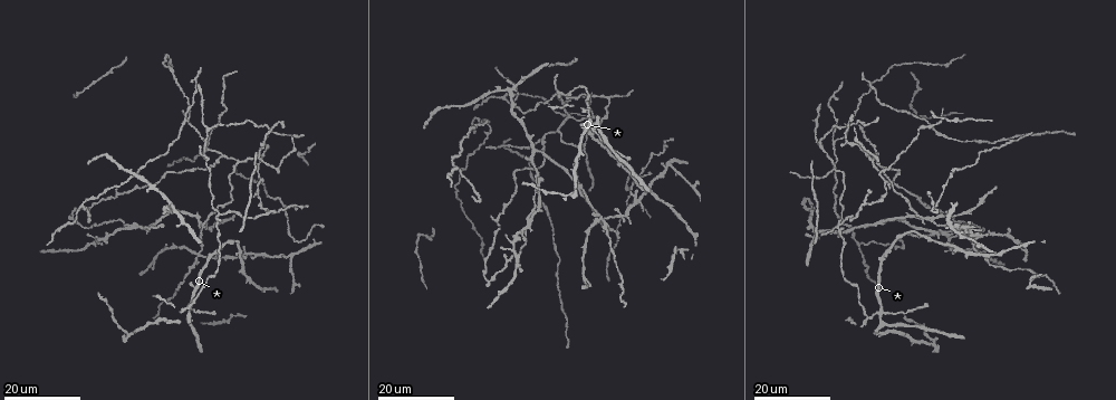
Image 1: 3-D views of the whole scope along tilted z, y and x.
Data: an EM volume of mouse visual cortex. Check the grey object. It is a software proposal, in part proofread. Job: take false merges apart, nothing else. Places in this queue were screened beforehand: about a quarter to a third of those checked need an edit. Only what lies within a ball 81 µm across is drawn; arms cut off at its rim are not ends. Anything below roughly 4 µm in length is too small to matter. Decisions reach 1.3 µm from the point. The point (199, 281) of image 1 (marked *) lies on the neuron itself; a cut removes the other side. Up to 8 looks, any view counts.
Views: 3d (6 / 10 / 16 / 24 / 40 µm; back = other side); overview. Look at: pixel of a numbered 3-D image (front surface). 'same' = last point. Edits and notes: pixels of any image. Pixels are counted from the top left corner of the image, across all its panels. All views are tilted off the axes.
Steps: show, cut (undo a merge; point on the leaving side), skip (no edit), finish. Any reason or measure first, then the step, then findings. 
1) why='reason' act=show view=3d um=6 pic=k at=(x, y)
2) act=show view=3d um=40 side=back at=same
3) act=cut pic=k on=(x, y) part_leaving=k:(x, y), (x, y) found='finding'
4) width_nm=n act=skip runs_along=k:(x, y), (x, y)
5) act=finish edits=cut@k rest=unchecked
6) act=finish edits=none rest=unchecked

why='a fork' act=show view=3d um=24 pic=1 at=(219, 213)

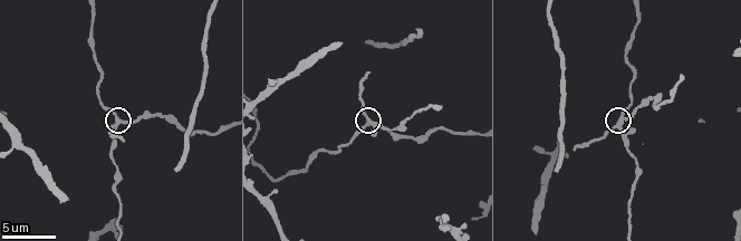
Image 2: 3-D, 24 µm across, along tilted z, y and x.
act=show view=3d um=6 pic=2 at=(121, 122)

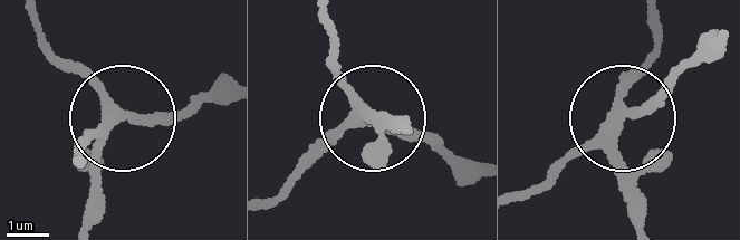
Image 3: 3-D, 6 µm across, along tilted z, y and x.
arms=3 act=cut pic=3 on=(79, 136) part_leaving=3:(609, 127), (521, 192) found='a second neuron is stuck on'

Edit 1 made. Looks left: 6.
act=show view=overview

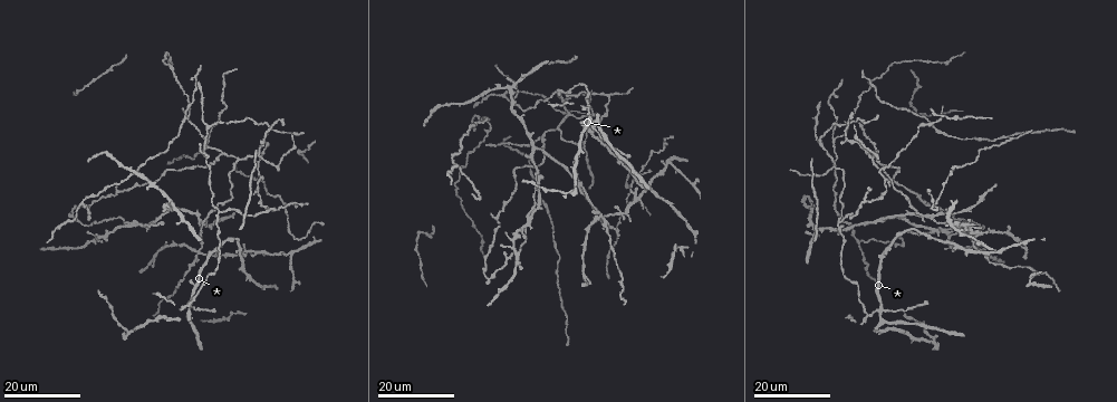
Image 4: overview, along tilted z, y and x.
why='arms part here' act=show view=3d um=24 pic=4 at=(186, 119)

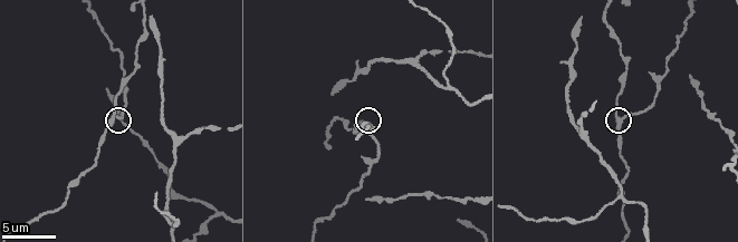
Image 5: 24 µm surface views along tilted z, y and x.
act=show view=3d um=10 pic=5 at=(619, 119)

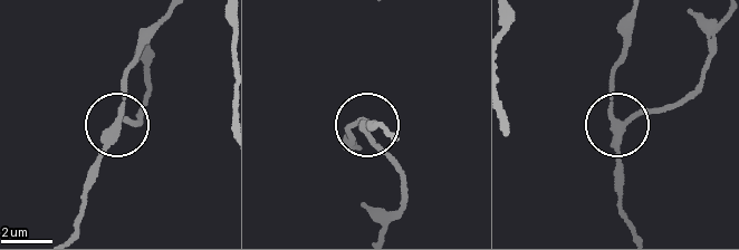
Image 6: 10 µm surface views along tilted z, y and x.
act=cut pic=6 on=(378, 146) part_leaving=6:(363, 128), (400, 170), (403, 200), (383, 227) found='two neurons meet here'

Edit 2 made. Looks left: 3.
why='redraw' act=show view=overview

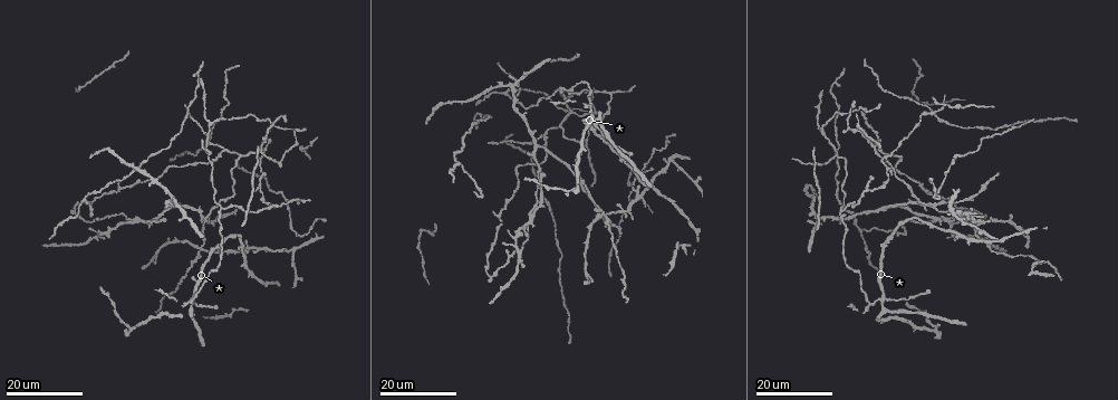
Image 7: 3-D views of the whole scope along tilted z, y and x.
why='three-way junction' act=show view=3d um=24 pic=7 at=(502, 214)

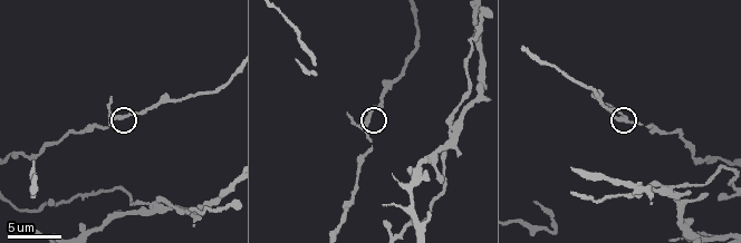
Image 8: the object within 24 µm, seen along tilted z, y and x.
act=show view=3d um=10 pic=8 at=(623, 120)

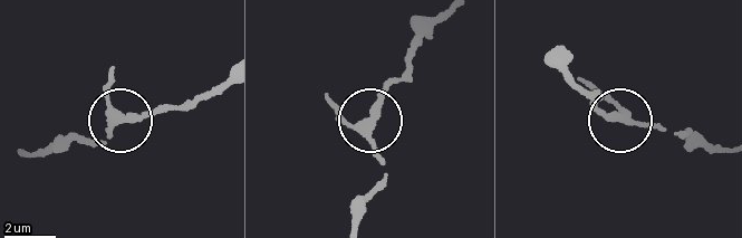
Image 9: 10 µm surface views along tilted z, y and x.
arms=3 act=skip found='all the same neuron'

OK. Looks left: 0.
act=finish edits=cut@3,cut@6 rest=unchecked

